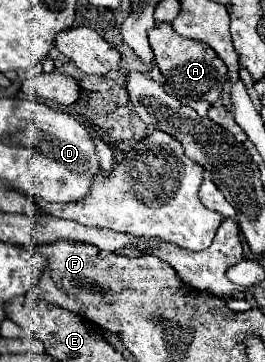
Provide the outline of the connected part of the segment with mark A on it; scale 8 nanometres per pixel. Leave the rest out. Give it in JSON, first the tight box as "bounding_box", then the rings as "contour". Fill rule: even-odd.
{"bounding_box":[148,23,228,103],"contour":[[[158,23],[156,27],[152,27],[148,31],[148,39],[154,51],[154,63],[160,67],[162,75],[166,77],[166,85],[178,99],[206,99],[208,103],[220,99],[224,83],[228,81],[226,65],[210,45],[196,39],[180,37],[170,23]]]}

